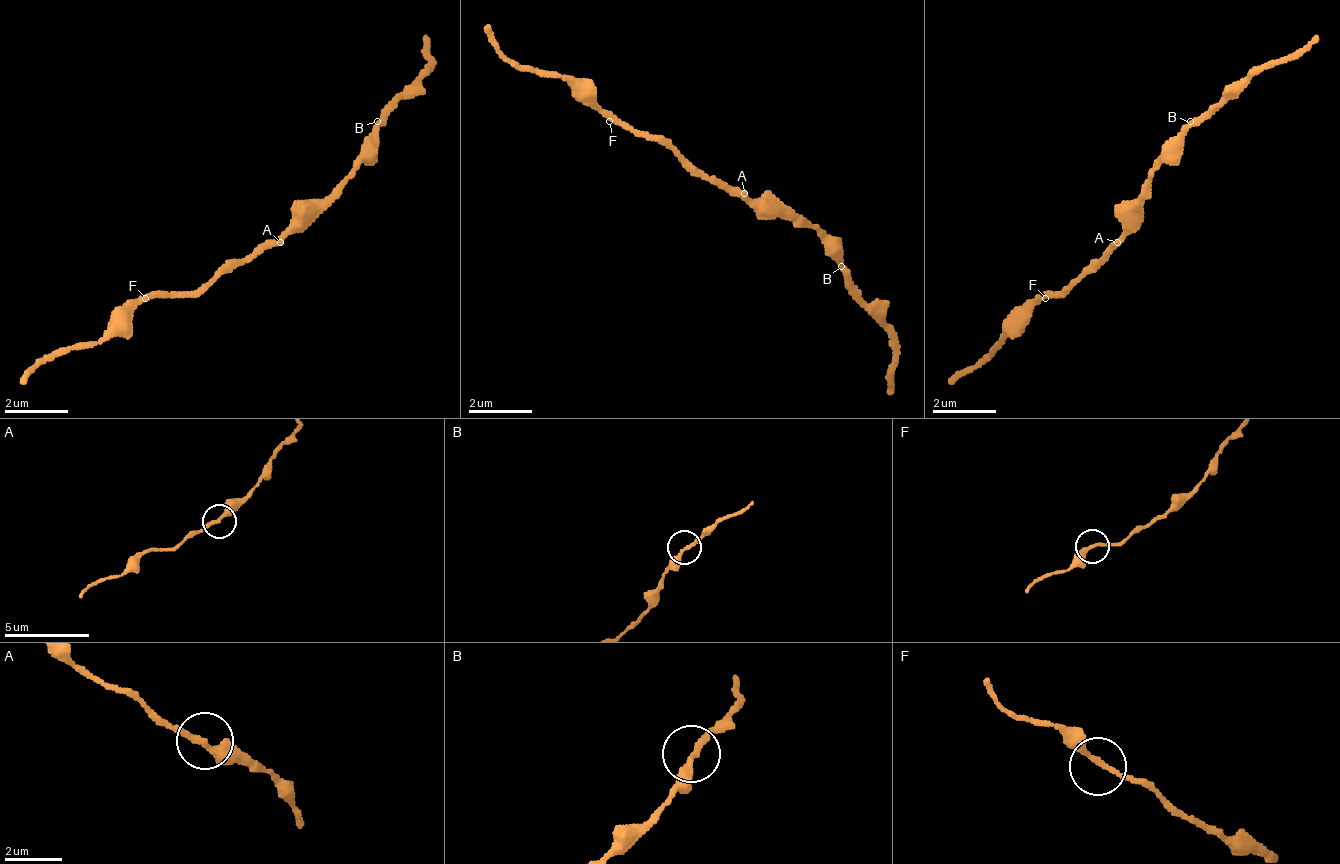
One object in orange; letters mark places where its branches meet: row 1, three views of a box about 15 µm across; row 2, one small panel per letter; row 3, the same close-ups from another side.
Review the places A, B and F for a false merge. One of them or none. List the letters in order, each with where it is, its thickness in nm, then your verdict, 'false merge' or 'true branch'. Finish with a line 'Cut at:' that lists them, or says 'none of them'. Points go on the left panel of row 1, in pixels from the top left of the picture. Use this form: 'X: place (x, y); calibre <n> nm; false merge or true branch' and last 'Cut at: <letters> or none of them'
A: place (280, 242); calibre 220 nm; true branch
B: place (377, 121); calibre 240 nm; true branch
F: place (145, 298); calibre 200 nm; true branch
Cut at: none of them

